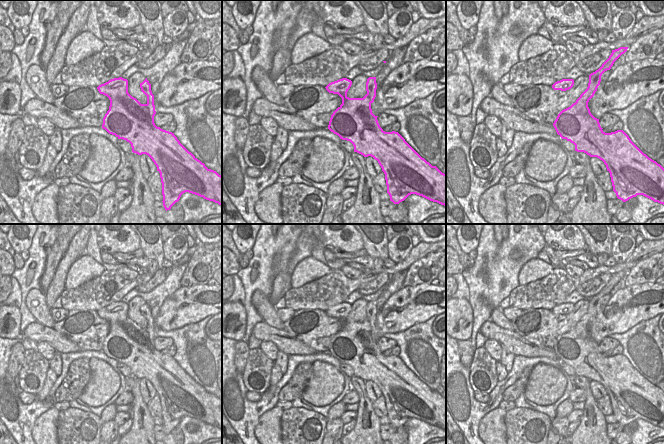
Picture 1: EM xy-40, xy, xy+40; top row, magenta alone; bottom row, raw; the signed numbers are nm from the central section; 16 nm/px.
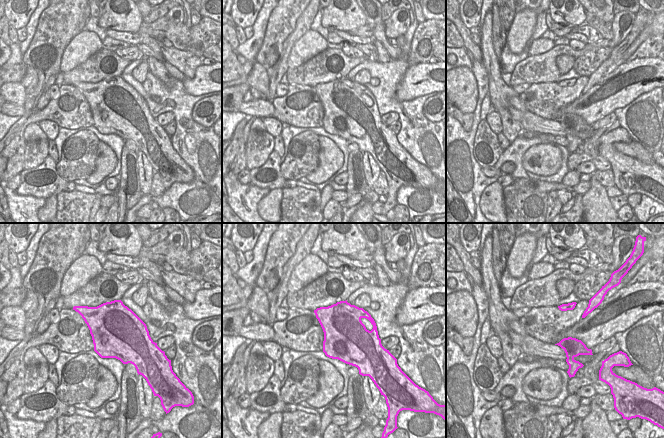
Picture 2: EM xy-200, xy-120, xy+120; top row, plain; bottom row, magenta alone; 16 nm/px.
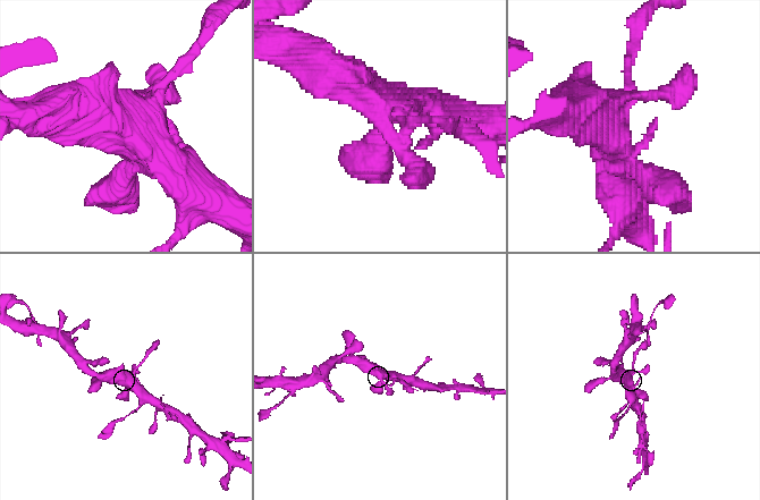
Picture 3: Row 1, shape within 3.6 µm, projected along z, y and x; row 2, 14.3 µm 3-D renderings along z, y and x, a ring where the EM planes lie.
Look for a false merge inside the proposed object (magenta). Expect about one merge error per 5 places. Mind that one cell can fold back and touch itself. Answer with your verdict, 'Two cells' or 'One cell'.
One cell.

